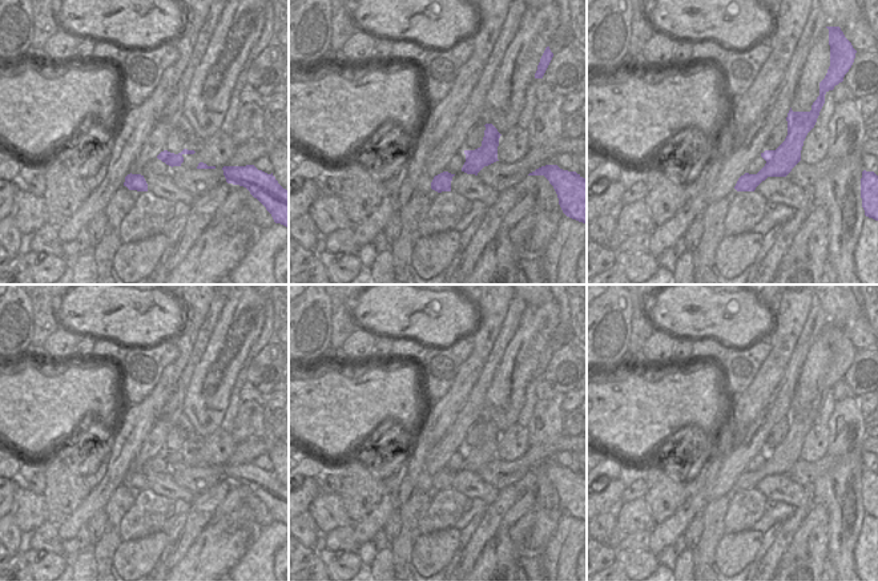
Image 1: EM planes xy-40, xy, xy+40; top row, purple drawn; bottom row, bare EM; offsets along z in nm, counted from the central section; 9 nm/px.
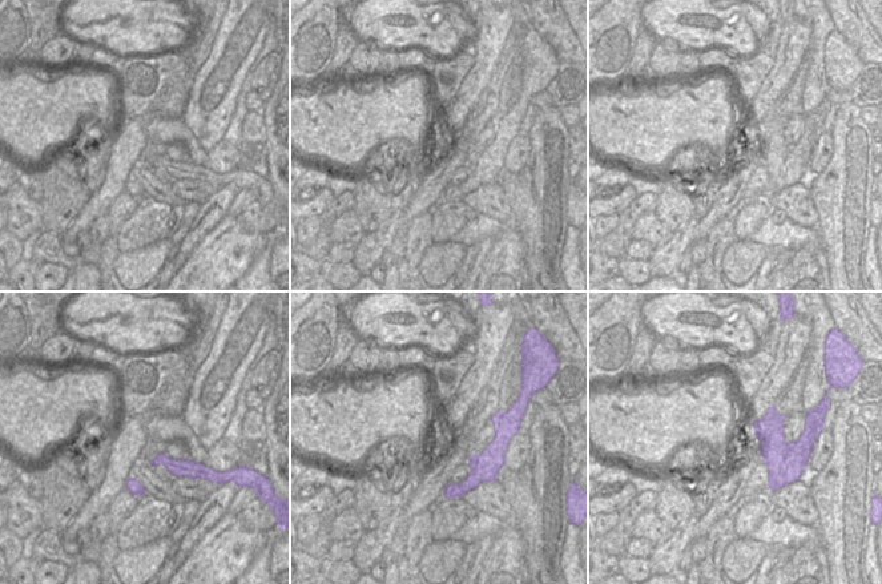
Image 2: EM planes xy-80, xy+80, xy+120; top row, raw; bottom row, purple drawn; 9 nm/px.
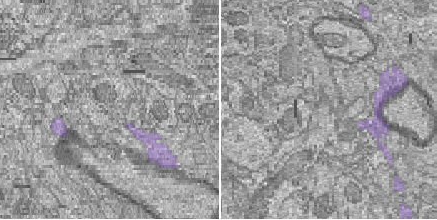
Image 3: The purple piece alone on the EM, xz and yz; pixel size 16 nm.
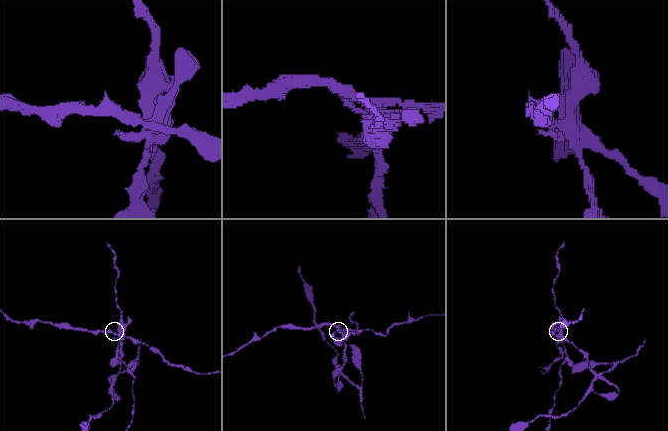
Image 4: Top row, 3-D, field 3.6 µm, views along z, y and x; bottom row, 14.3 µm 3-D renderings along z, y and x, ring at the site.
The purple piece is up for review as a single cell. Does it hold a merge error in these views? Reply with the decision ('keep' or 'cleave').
cleave

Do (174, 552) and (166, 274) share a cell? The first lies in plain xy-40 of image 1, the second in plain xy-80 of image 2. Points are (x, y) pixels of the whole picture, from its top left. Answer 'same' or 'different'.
different

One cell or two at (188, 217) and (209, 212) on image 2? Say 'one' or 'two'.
two

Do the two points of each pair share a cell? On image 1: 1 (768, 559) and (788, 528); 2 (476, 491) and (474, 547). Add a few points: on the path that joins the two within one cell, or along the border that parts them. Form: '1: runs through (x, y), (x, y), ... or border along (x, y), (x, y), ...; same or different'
1: runs through (776, 551), (784, 536); same
2: border along (499, 491), (499, 495), (488, 505); different

